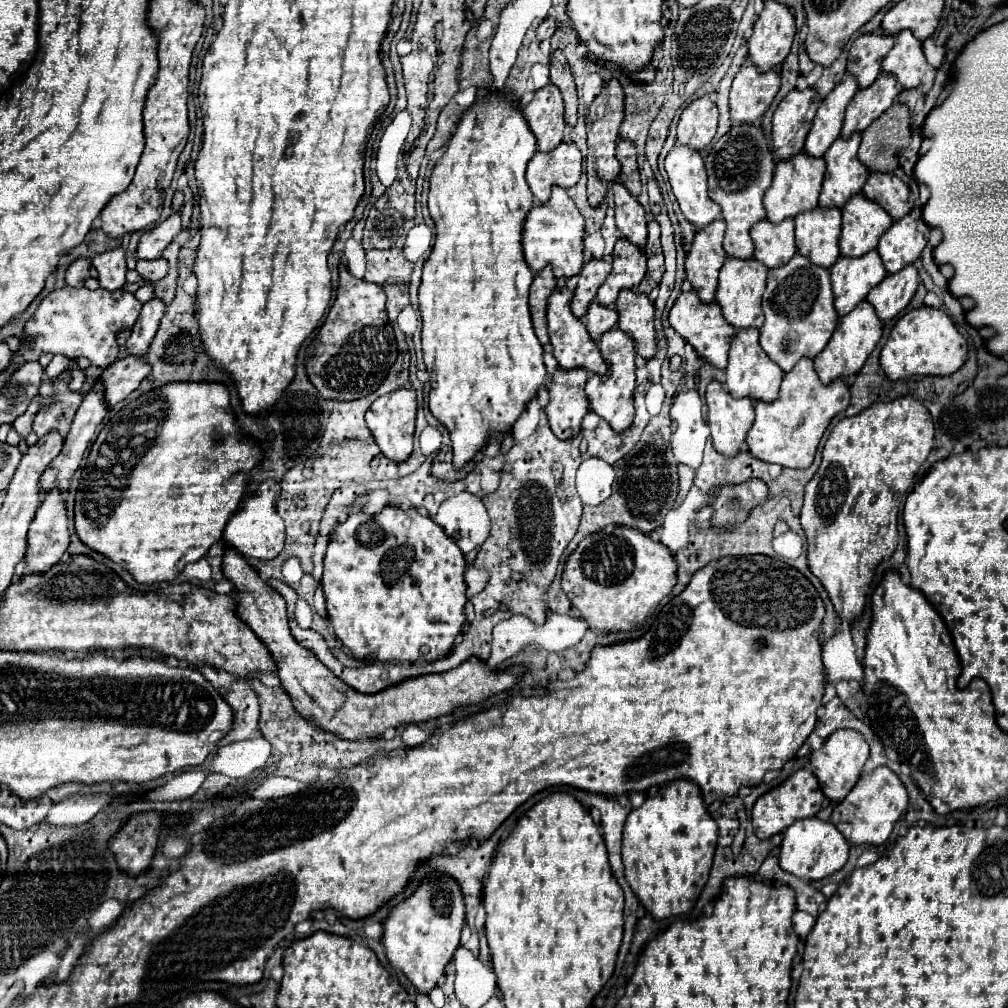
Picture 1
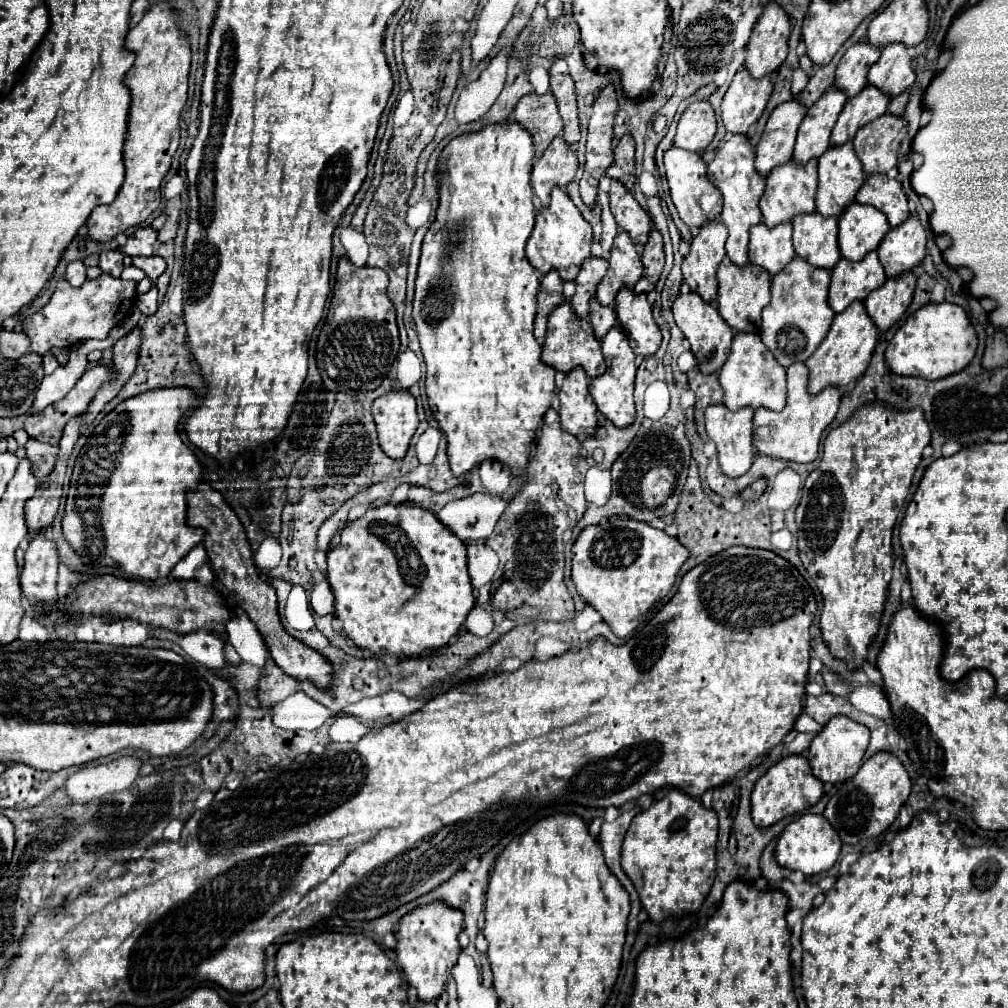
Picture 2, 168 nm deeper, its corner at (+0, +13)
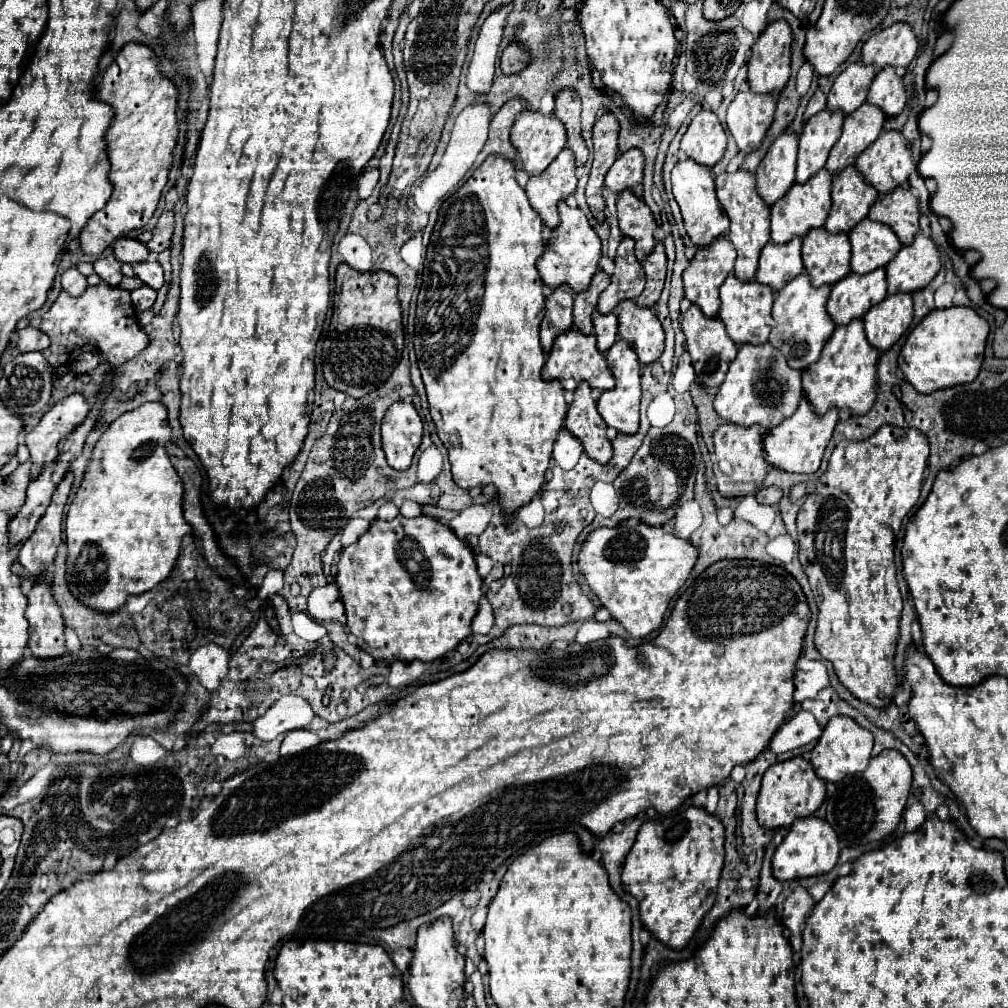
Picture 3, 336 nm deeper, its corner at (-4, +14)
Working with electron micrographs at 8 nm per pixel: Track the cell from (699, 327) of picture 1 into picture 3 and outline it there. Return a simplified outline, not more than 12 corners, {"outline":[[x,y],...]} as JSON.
{"outline":[[682,314],[696,382],[718,388],[738,352],[720,318]]}

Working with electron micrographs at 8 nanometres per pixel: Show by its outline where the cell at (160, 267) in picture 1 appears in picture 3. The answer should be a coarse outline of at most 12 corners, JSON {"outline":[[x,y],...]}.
{"outline":[[156,260],[134,264],[134,274],[158,290],[164,282]]}

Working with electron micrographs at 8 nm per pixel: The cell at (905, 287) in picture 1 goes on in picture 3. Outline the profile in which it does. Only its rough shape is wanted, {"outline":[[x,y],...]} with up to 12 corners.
{"outline":[[912,294],[886,296],[864,316],[868,342],[888,350],[910,326]]}

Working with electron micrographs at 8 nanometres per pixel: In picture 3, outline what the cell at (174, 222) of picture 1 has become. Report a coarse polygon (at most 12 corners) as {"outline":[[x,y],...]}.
{"outline":[[138,238],[114,240],[112,250],[120,262],[144,262],[150,250]]}

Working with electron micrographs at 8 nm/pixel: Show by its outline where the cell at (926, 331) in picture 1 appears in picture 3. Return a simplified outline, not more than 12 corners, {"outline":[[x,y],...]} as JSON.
{"outline":[[972,308],[932,310],[898,366],[922,394],[972,382],[988,322]]}

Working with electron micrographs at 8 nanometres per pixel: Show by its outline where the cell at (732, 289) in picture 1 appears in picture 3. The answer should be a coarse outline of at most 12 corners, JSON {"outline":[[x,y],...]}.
{"outline":[[730,274],[718,318],[736,344],[764,344],[774,290]]}

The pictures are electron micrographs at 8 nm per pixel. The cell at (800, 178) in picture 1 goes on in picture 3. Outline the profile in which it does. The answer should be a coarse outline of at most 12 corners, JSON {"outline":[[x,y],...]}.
{"outline":[[830,172],[794,182],[772,206],[772,242],[824,226]]}

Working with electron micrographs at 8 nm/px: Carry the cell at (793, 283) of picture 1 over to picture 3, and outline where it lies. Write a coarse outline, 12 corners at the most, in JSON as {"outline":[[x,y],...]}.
{"outline":[[806,272],[776,292],[770,344],[808,368],[836,324]]}

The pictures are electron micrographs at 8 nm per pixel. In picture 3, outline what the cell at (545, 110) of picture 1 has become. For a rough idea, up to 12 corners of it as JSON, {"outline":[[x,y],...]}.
{"outline":[[526,108],[512,126],[524,170],[544,172],[566,146],[554,114]]}

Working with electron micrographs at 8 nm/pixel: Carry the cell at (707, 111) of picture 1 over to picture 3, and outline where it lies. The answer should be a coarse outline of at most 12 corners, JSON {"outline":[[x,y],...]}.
{"outline":[[700,110],[682,136],[680,150],[714,166],[726,150],[718,116]]}

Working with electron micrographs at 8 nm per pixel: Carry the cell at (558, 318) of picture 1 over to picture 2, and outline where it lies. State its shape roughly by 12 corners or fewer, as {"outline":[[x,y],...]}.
{"outline":[[568,303],[546,331],[542,363],[588,377],[606,371],[600,341]]}

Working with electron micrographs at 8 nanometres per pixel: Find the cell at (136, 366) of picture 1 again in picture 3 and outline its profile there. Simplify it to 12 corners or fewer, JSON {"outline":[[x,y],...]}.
{"outline":[[74,392],[26,430],[32,478],[56,460],[58,442],[86,418]]}

